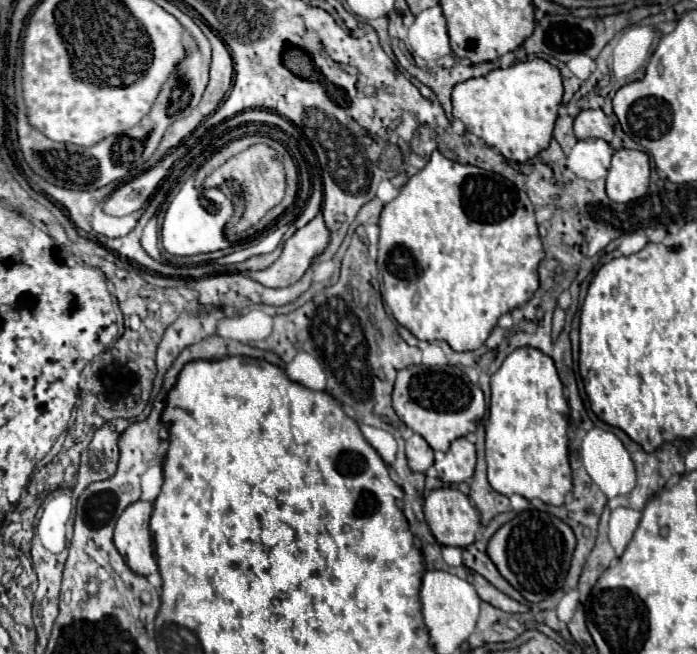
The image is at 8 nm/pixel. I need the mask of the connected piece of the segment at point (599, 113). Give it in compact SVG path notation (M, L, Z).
M581 110L573 122L573 132L579 140L585 138L603 138L611 142L613 138L613 128L603 114L603 110Z

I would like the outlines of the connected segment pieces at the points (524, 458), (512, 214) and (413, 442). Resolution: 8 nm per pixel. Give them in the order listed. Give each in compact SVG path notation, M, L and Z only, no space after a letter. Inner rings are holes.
M523 346L513 350L501 368L491 376L491 402L489 402L489 420L485 424L485 458L487 458L487 476L493 490L503 496L519 494L527 500L539 498L545 504L561 506L565 496L571 492L571 468L567 458L567 418L569 404L563 396L563 384L559 380L553 360L537 348Z
M433 152L427 166L409 178L409 182L399 190L395 200L391 200L383 206L381 218L379 218L379 228L381 228L381 234L379 234L377 268L383 274L383 300L391 308L391 314L395 316L395 320L401 326L405 326L411 334L415 334L419 340L425 340L425 342L445 340L457 352L477 350L479 346L485 344L485 340L491 334L491 330L495 328L497 320L505 312L511 312L519 304L527 302L533 296L533 292L539 288L537 266L545 254L543 254L543 244L541 244L541 238L537 232L533 204L523 190L519 190L513 182L509 182L507 178L503 178L495 172L487 172L487 170L481 170L477 166L461 166L461 164L441 156L439 152Z
M419 434L407 438L405 454L411 472L425 472L429 466L433 466L433 450Z

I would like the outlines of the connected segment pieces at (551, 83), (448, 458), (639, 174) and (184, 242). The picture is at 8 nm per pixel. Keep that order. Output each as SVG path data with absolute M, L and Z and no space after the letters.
M543 58L517 62L509 68L495 68L485 76L471 78L467 82L457 84L451 94L453 116L459 118L471 134L479 136L485 144L497 148L511 162L527 162L529 158L537 156L541 150L549 146L553 138L553 126L557 120L561 98L563 98L563 84L561 84L559 68L551 66Z
M467 438L453 440L447 452L437 454L435 468L437 476L445 484L459 484L469 480L475 470L475 444L471 444Z
M617 150L607 174L607 196L613 202L631 202L649 188L649 156L641 150Z
M189 178L165 212L161 228L161 242L165 252L173 256L195 256L229 248L223 228L231 218L231 214L233 214L233 204L219 188L207 188L207 190L195 188L193 180Z

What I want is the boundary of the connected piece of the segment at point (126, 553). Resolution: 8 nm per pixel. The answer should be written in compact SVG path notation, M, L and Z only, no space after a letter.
M137 500L125 508L115 524L115 546L127 566L141 574L149 576L157 572L157 562L153 556L153 542L149 532L153 504Z

